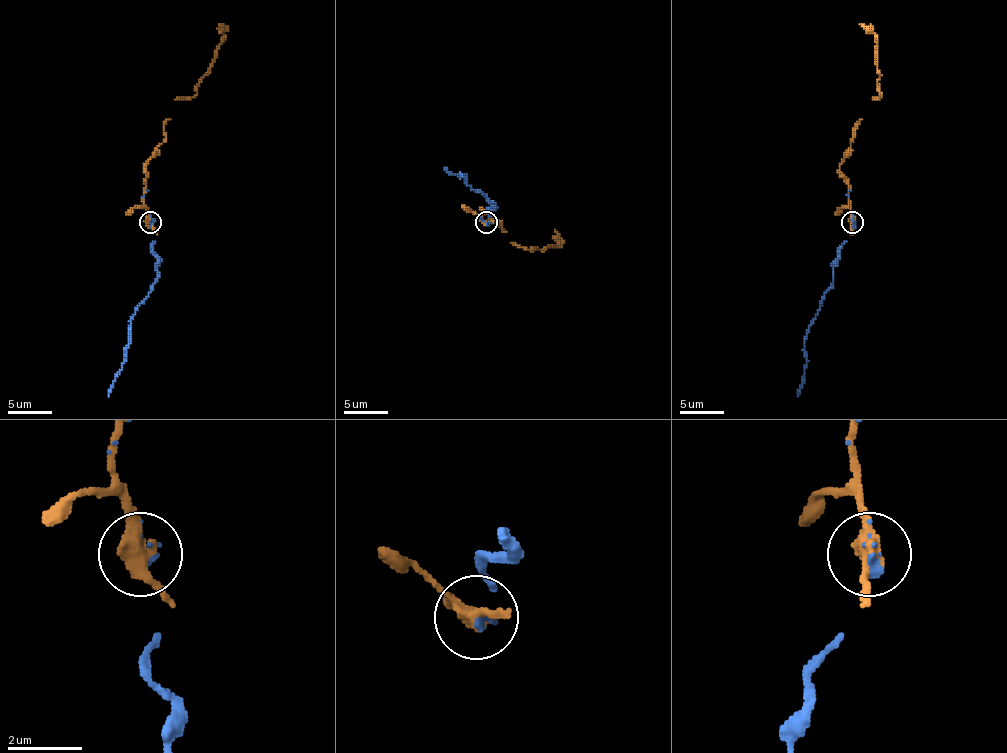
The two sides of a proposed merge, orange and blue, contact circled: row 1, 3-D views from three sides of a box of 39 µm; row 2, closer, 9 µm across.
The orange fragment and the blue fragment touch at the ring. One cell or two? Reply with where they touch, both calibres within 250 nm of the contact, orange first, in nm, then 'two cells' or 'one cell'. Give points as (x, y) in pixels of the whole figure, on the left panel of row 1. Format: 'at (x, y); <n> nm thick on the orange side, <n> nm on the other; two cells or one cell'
at (150, 222); 440 nm thick on the orange side, 110 nm on the other; one cell

